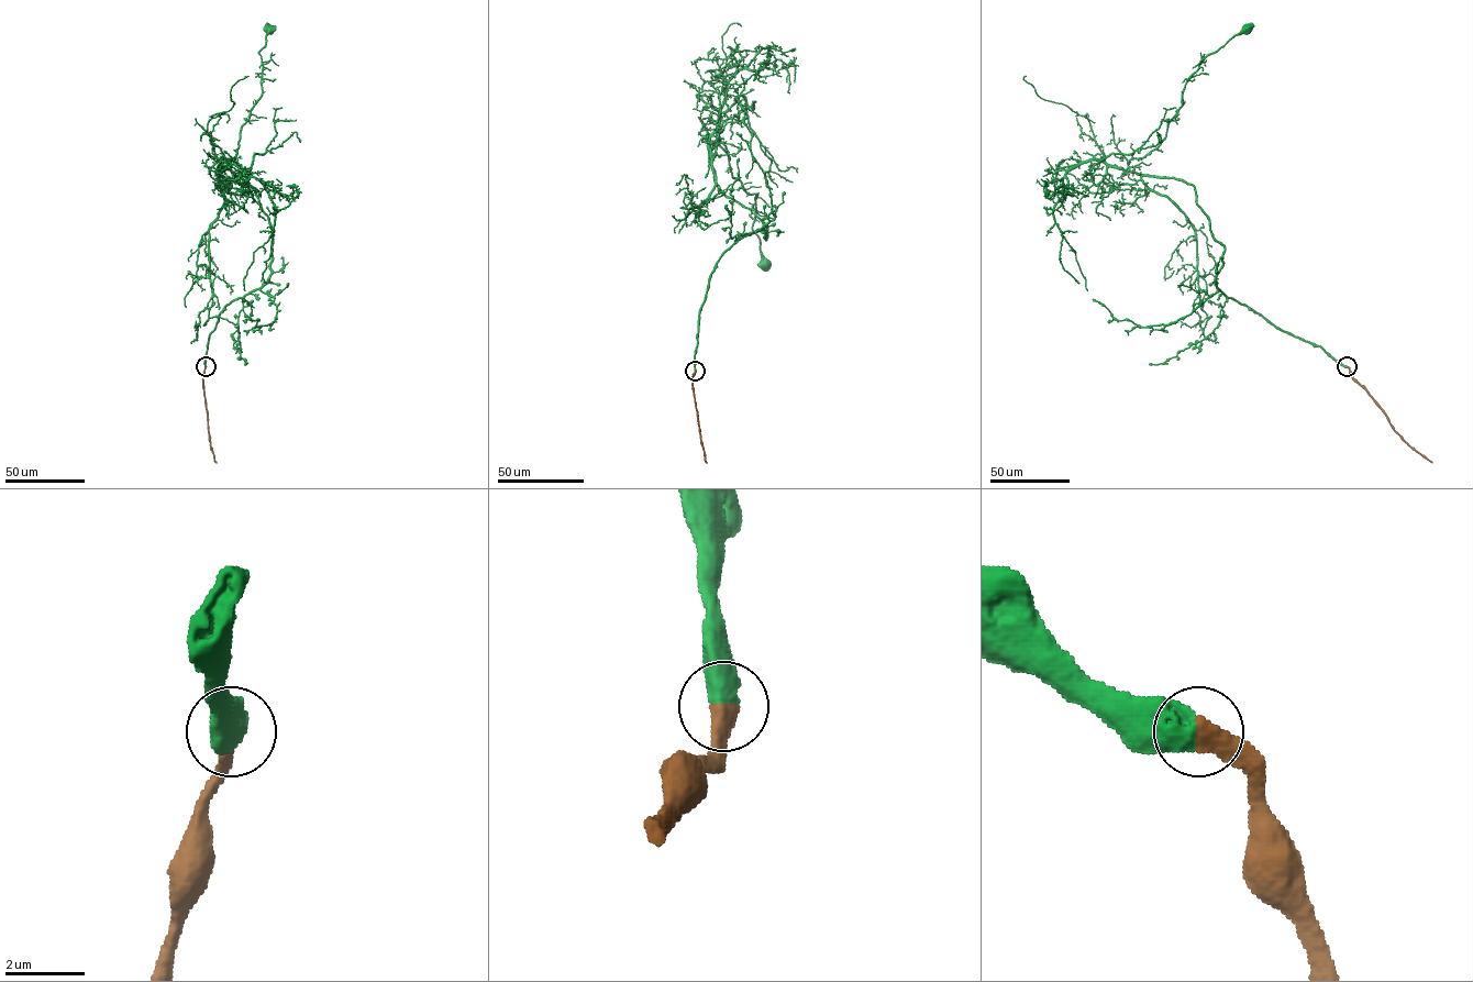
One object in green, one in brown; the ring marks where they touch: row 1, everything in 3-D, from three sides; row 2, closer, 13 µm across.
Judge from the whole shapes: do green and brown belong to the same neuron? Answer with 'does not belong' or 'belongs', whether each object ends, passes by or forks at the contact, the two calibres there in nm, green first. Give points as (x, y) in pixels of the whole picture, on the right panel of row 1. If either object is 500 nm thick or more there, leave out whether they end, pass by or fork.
belongs; 700 nm thick on the green side, 550 nm on the other

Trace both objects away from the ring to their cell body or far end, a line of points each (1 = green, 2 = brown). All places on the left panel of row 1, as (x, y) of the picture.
1: (206, 367), (218, 316), (272, 273), (270, 223), (257, 196), (213, 166), (235, 155), (261, 95), (269, 29)
2: (206, 367), (202, 387), (210, 448), (217, 462)

